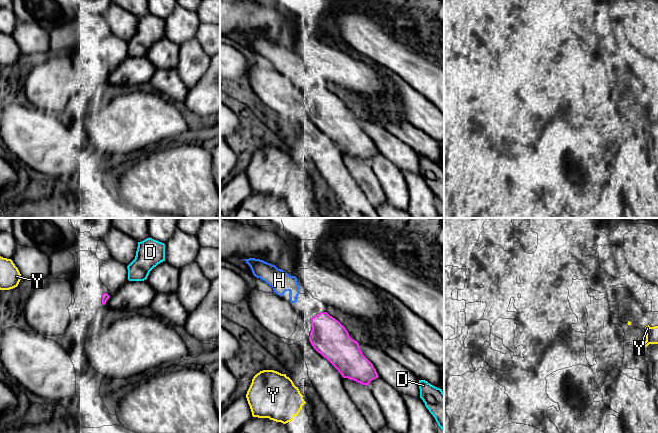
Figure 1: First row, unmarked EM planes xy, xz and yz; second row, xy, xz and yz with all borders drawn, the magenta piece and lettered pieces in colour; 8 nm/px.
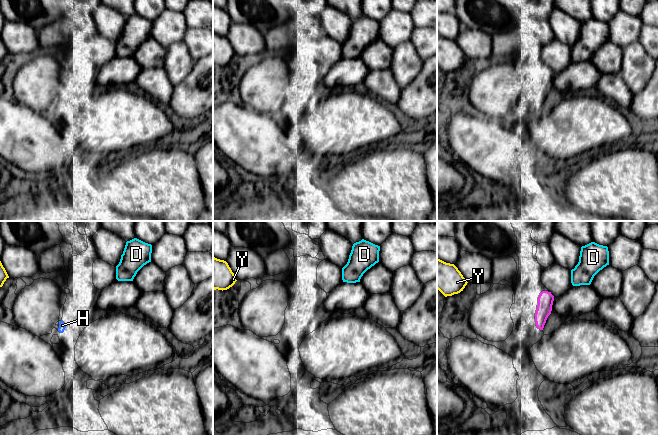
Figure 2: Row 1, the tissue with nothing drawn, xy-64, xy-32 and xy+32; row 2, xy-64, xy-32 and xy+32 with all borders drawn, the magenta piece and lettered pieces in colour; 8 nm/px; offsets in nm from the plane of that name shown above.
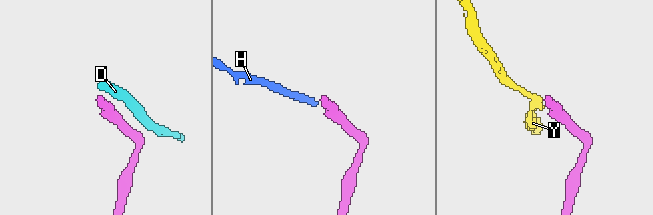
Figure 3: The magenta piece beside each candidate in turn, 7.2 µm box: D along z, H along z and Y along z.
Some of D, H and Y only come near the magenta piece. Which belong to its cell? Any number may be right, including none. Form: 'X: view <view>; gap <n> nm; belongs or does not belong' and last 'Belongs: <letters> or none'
D: view xy; gap 200 nm; does not belong
H: view xz; gap 180 nm; belongs
Y: view xz; gap 320 nm; does not belong
Belongs: H

